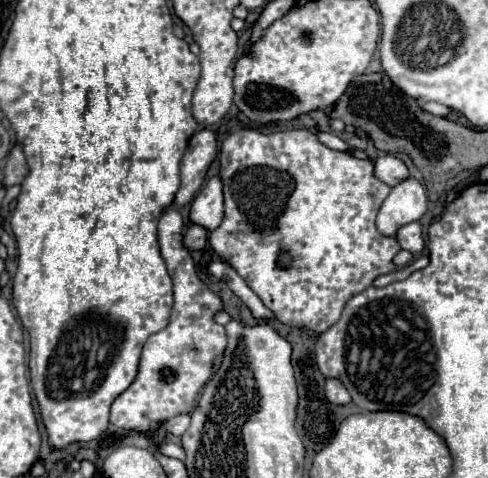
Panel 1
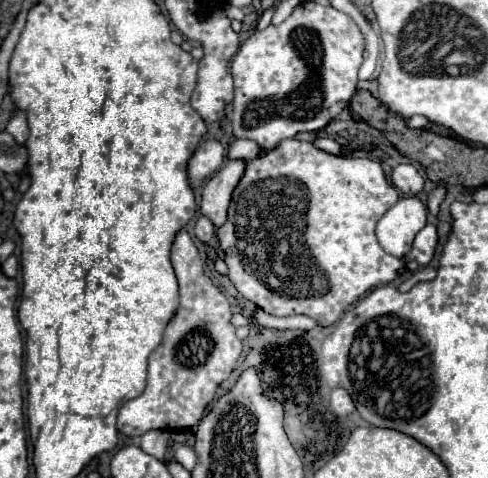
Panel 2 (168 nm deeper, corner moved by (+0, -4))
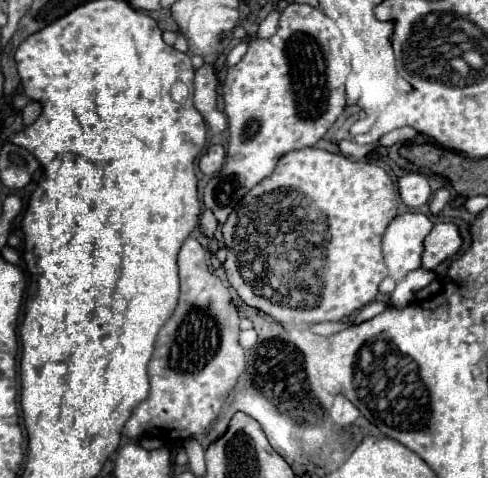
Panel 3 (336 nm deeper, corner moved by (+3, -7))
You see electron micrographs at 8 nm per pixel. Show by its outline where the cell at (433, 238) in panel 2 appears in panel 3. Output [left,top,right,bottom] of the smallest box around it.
[422,224,462,270]

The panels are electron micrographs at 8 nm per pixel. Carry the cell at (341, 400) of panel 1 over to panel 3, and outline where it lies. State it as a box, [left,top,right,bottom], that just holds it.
[330,396,360,426]

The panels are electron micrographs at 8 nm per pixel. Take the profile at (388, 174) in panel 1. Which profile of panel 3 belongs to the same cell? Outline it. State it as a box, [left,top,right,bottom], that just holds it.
[398,172,430,208]

